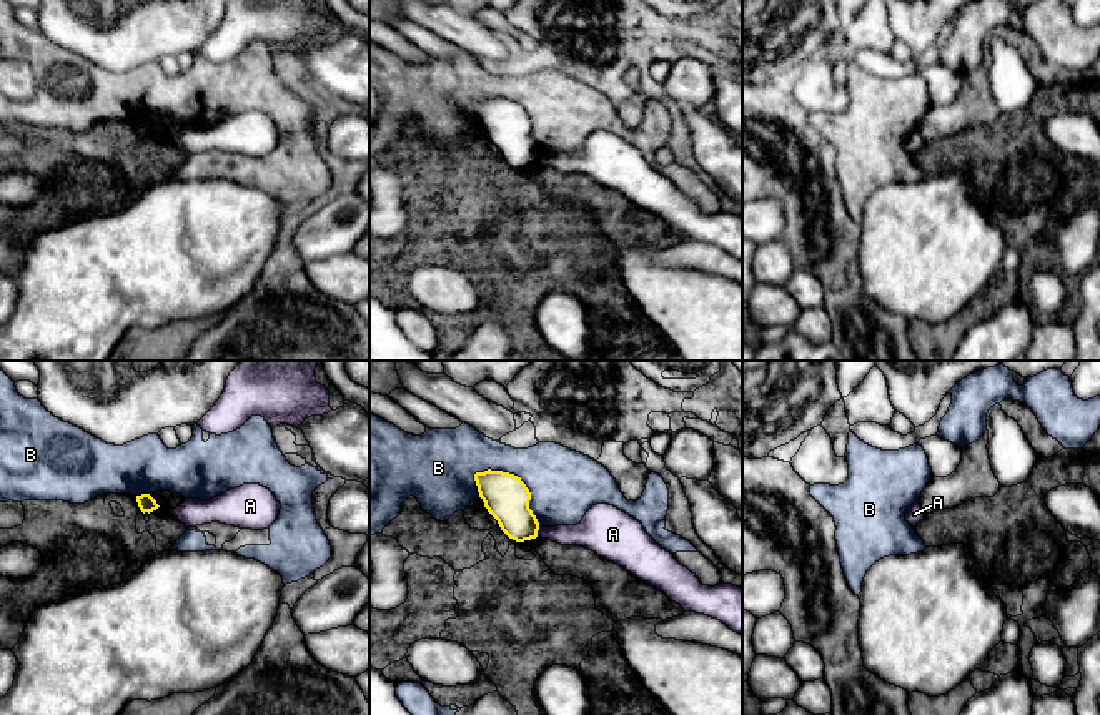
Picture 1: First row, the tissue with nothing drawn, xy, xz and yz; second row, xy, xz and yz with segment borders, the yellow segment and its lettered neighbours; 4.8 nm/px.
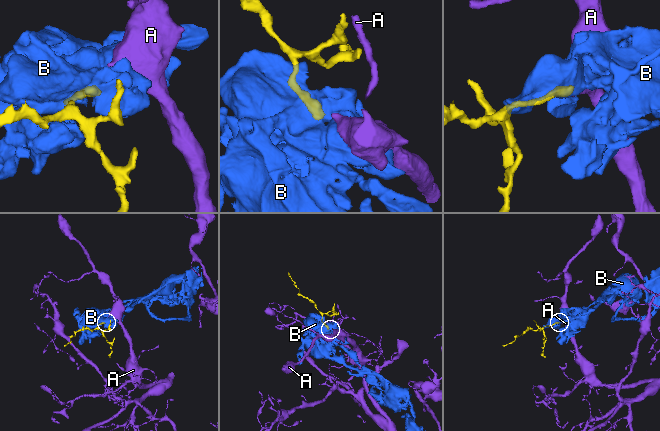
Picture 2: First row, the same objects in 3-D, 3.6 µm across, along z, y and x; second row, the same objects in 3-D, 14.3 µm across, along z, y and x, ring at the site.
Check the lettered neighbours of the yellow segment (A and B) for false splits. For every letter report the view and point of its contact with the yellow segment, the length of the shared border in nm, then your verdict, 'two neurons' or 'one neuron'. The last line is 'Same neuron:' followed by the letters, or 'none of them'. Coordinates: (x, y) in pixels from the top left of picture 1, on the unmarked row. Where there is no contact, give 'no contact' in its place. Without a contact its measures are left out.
A: contact xz (536, 160); length 50 nm; two neurons
B: contact xz (520, 107); length 420 nm; two neurons
Same neuron: none of them

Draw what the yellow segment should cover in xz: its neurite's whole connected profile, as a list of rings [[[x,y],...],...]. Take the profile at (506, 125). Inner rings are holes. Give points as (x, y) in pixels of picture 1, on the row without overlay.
[[[503,98],[476,100],[474,108],[488,140],[516,170],[538,165],[539,150],[529,136],[531,120],[521,105]]]

